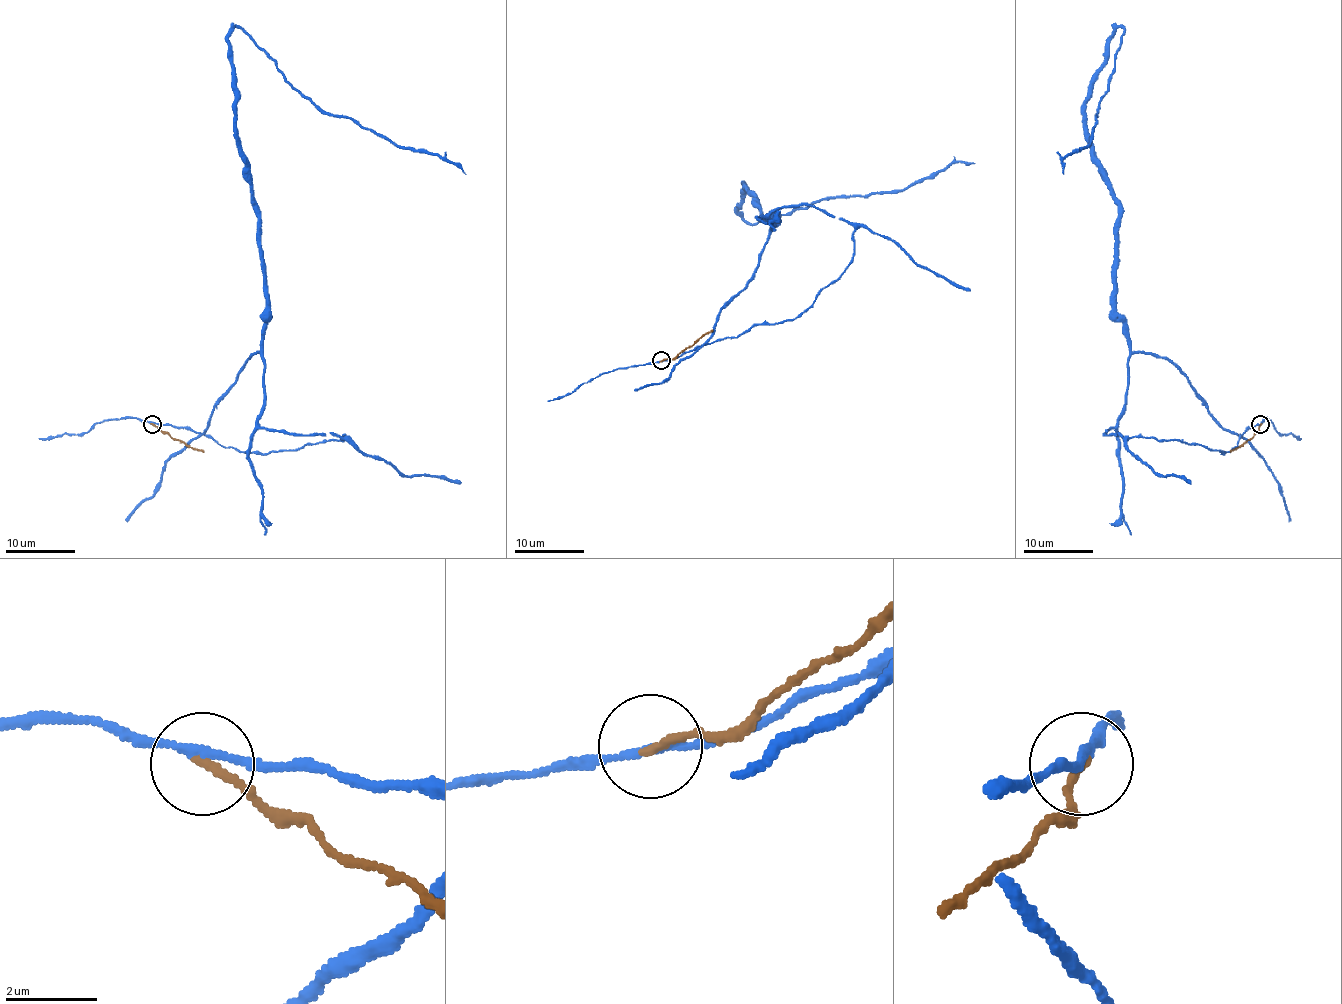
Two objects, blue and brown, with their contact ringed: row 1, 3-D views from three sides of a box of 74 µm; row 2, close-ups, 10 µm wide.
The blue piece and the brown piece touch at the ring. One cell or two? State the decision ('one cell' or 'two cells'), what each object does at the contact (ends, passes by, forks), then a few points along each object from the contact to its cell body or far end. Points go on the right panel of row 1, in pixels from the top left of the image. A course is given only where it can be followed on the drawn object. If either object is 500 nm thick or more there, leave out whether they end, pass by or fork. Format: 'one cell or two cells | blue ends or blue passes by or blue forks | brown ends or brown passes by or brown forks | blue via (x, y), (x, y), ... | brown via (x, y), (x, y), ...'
two cells | blue passes by | brown ends | blue via (1261, 423), (1228, 431), (1115, 311), (1119, 209), (1086, 126), (1119, 26), (1063, 174) | brown via (1261, 424), (1252, 439), (1229, 453)

